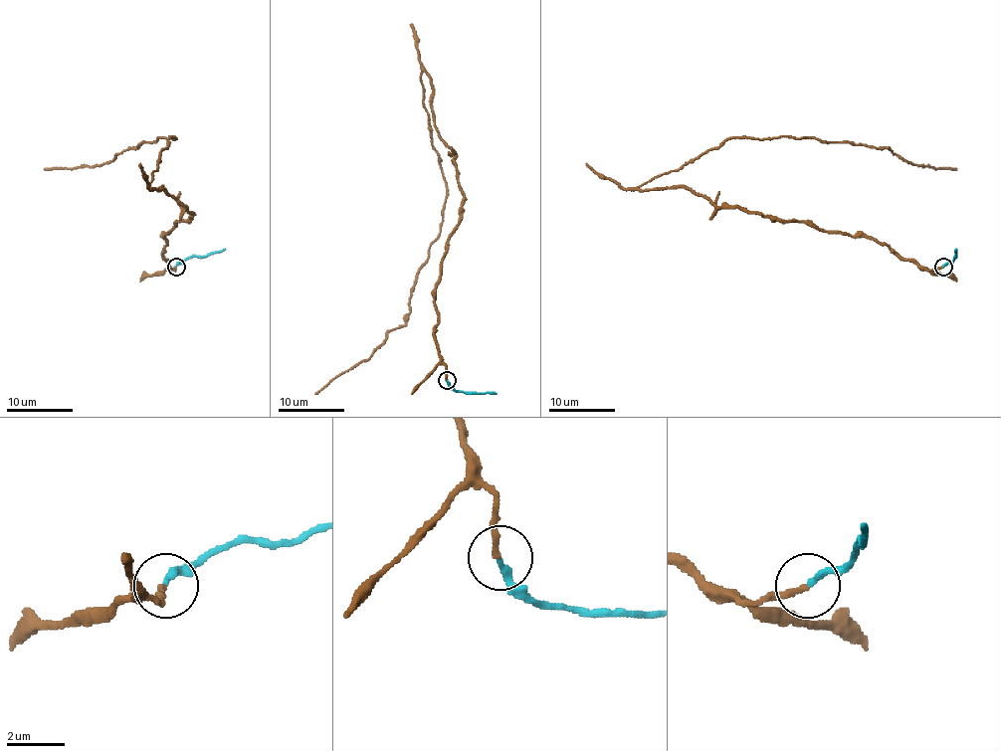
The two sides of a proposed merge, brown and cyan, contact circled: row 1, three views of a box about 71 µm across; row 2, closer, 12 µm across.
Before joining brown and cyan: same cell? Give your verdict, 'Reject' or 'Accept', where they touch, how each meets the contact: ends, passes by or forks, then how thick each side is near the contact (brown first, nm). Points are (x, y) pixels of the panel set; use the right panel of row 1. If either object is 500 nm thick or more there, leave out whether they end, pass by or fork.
Accept. Place: (943, 267). At the ring brown ends. At the ring cyan ends. Thickness 200 nm (brown) against 220 nm

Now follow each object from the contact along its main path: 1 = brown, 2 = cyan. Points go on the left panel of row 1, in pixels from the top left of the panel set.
1: (176, 267), (165, 260), (163, 237), (191, 214), (151, 187), (175, 138), (143, 142), (95, 167), (43, 168)
2: (176, 267), (188, 259), (205, 257), (225, 249)

